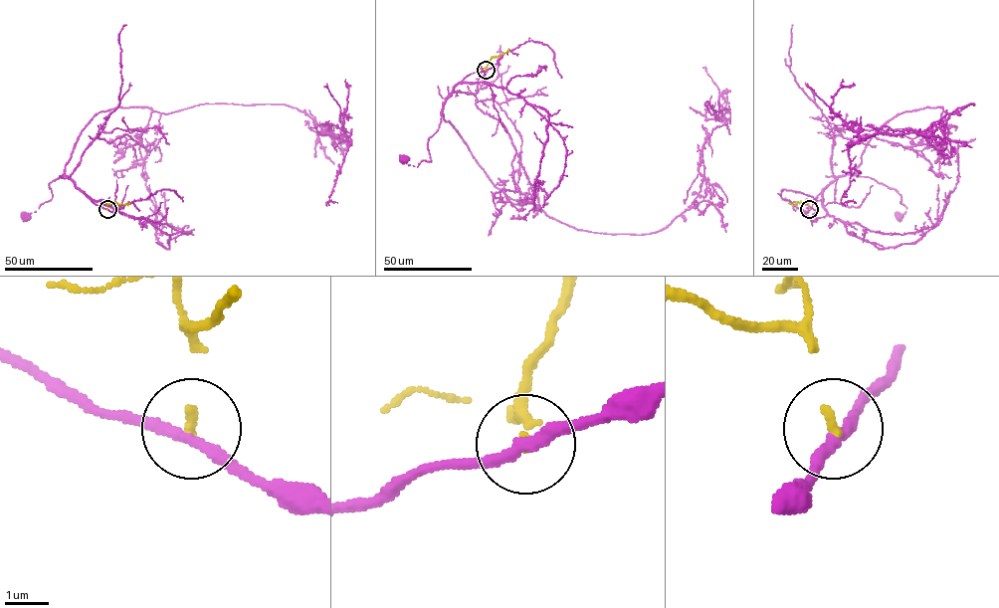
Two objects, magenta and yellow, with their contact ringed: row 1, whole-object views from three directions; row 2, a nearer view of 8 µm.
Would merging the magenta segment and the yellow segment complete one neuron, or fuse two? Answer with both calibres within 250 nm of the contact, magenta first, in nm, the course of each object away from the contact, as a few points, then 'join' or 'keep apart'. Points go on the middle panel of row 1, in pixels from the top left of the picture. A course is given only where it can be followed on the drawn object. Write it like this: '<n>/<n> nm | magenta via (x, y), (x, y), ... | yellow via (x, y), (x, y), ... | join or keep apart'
280/170 nm | magenta via (486, 70), (467, 75), (447, 99), (439, 128), (429, 138), (431, 161), (422, 160), (414, 166), (404, 159) | yellow via (486, 70), (492, 58), (508, 48) | keep apart

